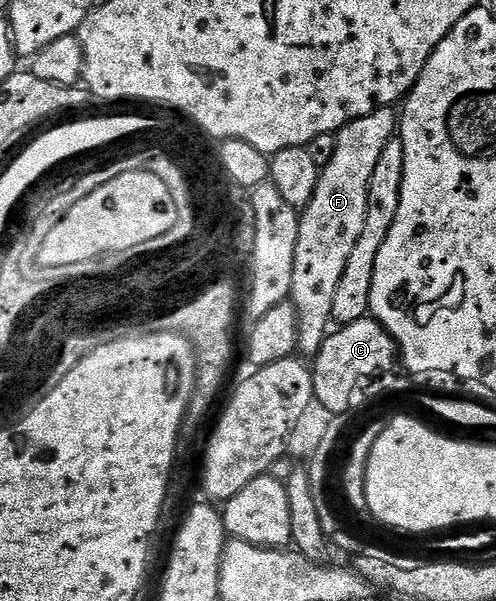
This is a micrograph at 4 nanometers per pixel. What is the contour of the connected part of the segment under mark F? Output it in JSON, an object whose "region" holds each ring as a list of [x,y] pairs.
{"region":[[[392,107],[379,109],[362,119],[346,122],[336,134],[334,159],[330,159],[330,163],[326,163],[326,167],[320,171],[318,187],[314,187],[314,199],[310,199],[310,203],[300,213],[298,243],[294,247],[294,279],[290,279],[292,292],[290,300],[298,315],[296,347],[301,354],[305,353],[303,354],[305,358],[314,358],[330,334],[330,326],[333,324],[334,295],[338,295],[338,282],[342,280],[342,274],[346,272],[346,263],[358,243],[358,235],[362,235],[362,227],[366,227],[370,175],[374,175],[374,166],[378,164],[378,158],[382,156],[386,143],[393,141],[397,133],[398,113]]]}

